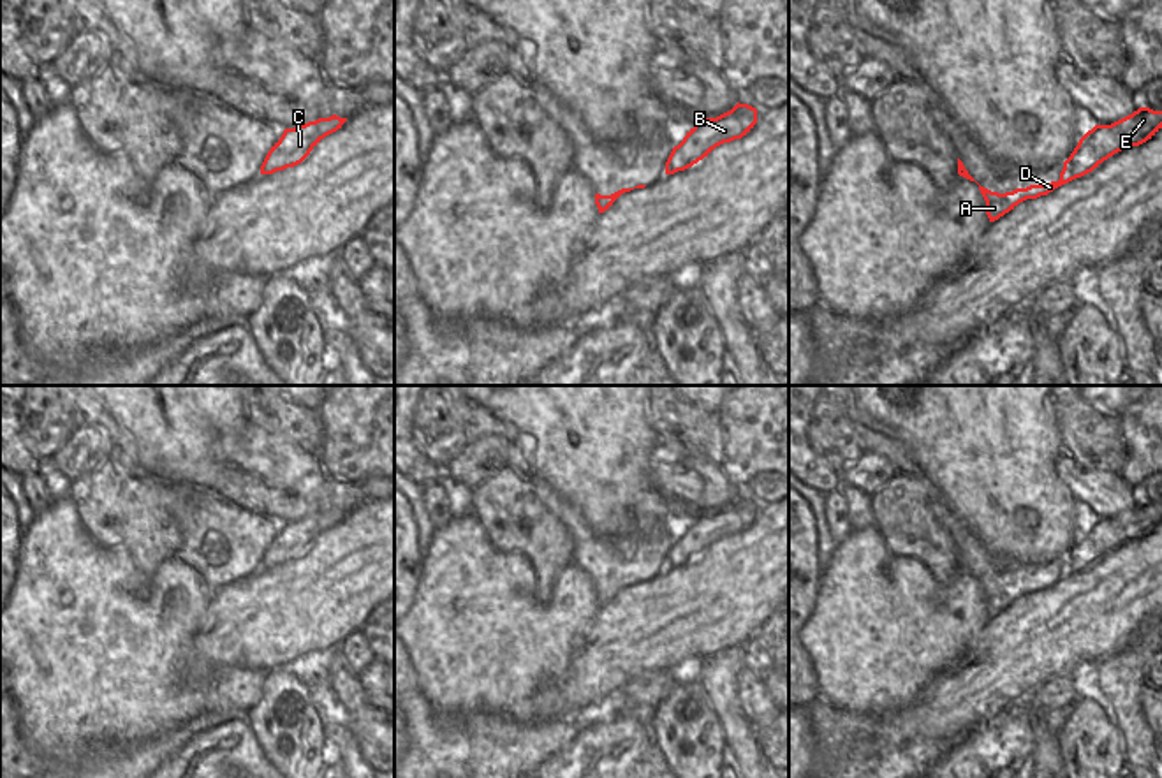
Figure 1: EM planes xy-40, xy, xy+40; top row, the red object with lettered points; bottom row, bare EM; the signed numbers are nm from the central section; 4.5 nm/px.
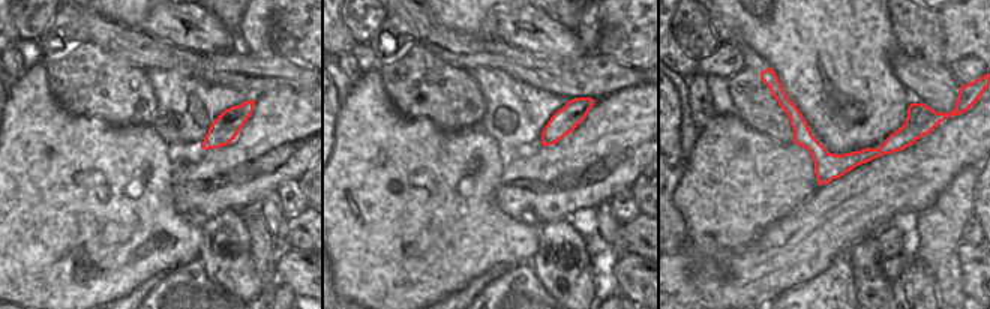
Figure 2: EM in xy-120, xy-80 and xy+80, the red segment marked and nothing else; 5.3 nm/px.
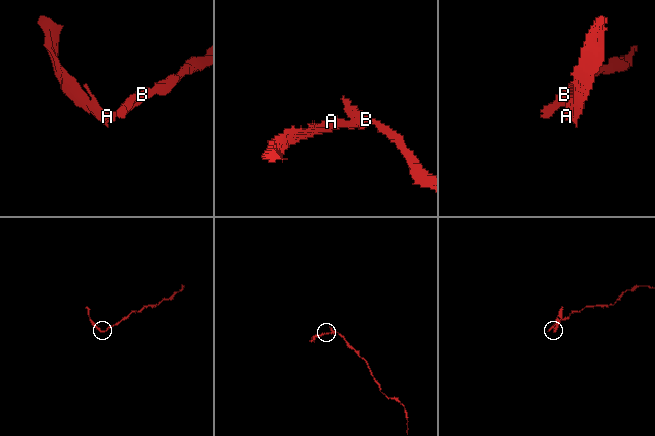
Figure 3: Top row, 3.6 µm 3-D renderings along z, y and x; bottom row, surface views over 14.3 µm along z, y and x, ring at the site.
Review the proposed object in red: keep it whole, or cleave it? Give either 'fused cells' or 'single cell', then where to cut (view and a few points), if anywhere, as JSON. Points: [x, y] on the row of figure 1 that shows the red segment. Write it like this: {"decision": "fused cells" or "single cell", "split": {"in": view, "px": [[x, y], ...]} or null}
{"decision": "fused cells", "split": {"in": "xy+40", "px": [[1064, 162], [1083, 175]]}}

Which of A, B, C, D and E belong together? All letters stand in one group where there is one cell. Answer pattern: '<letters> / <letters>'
A D / B C E

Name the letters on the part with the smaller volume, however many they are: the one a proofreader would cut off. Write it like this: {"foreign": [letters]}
{"foreign": ["A", "D"]}

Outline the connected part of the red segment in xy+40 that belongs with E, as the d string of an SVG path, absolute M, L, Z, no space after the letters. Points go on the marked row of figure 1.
M1139 107L1132 114L1111 123L1095 125L1088 130L1063 162L1079 174L1088 174L1114 153L1139 146L1162 128L1162 111Z

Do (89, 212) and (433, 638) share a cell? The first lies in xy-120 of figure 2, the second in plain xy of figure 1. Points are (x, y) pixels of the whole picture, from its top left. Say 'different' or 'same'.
same

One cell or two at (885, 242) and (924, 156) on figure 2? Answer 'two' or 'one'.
two

